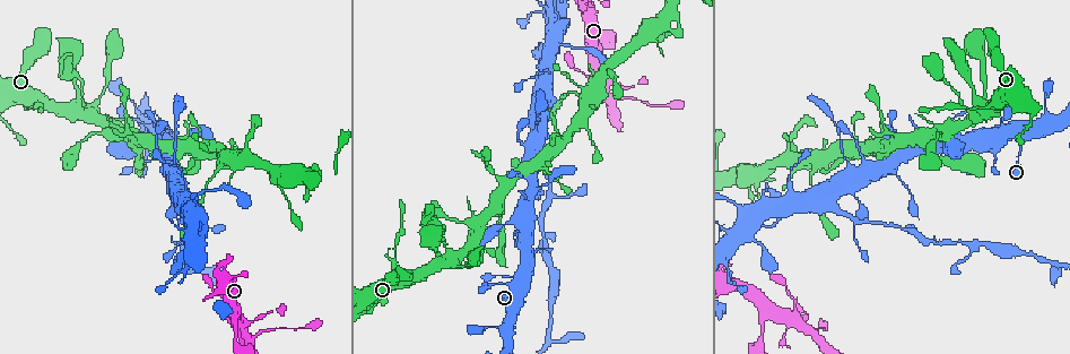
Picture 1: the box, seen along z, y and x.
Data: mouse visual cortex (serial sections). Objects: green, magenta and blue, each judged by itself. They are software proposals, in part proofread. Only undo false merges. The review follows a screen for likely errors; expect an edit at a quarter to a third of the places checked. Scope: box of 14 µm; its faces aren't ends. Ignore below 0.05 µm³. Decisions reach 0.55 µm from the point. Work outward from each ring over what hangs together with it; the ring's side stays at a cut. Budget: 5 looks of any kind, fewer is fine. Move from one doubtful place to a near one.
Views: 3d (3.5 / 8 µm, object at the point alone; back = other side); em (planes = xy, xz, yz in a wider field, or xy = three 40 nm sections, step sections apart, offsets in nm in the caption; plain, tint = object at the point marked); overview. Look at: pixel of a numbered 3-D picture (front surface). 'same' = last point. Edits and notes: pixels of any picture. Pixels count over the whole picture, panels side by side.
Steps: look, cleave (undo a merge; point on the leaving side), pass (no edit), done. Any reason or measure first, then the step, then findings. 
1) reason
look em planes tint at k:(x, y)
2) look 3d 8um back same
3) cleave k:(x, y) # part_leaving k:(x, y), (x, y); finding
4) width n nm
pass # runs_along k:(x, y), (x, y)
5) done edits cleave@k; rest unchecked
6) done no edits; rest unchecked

sharp bend
look em planes tint at 1:(911, 229)

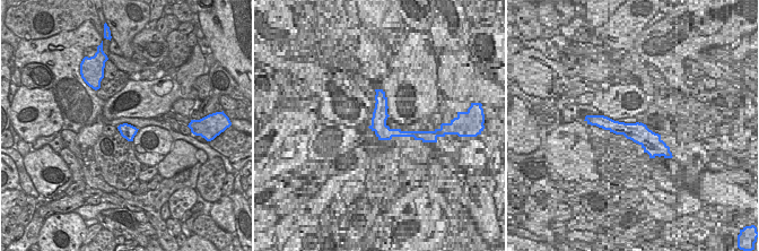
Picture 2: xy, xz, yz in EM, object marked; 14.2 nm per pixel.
look 3d 3.5um same

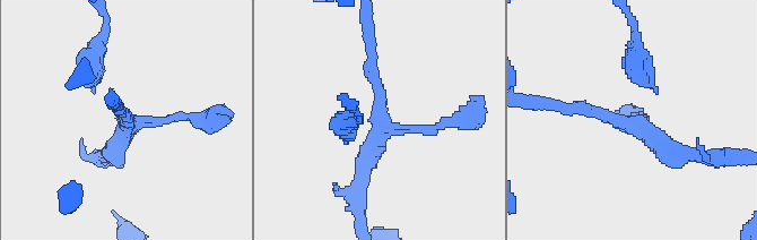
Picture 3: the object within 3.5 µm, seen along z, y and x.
pass # runs_along 3:(571, 109), (697, 154); one cell here

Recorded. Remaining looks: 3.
a narrow waist
look 3d 3.5um at 1:(32, 108)

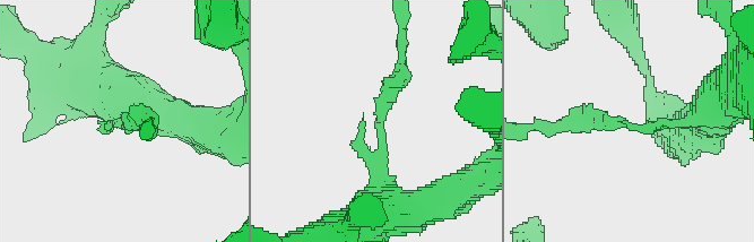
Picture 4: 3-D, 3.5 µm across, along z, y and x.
arm_widths 200, 200 nm
look em xy step 2 tint at 4:(126, 131)

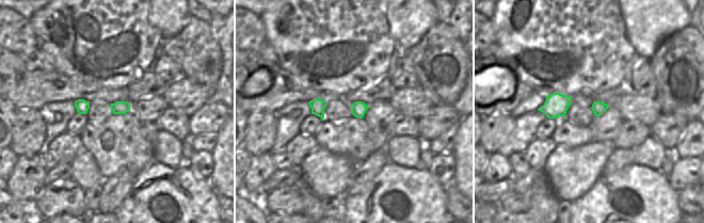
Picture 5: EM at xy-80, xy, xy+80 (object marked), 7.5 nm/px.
cleave 4:(381, 109) # part_leaving 4:(383, 145), (380, 104), (401, 76), (401, 52); a second cell is stuck on

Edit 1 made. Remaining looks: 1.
done edits cleave@4; rest unchecked

